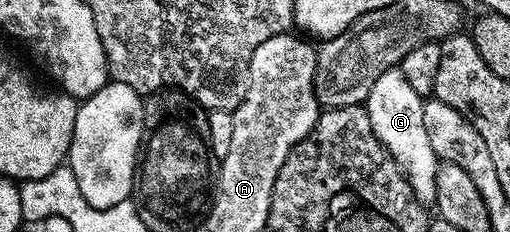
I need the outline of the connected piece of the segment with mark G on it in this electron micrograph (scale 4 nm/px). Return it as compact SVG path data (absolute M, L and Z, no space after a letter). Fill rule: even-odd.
M395 69L376 77L364 106L376 137L386 146L388 153L404 173L416 197L424 205L433 205L436 201L436 173L440 160L432 149L428 129L424 129L423 96L418 95L412 85L408 85L408 77L404 77L401 69Z

